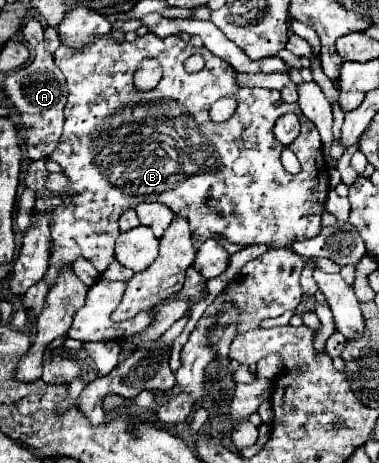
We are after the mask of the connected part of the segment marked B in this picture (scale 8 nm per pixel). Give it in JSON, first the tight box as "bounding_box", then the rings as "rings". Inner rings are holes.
{"bounding_box":[36,34,328,284],"rings":[[[146,34],[124,44],[116,44],[110,36],[100,36],[86,42],[82,50],[72,50],[62,42],[54,52],[54,62],[66,76],[68,104],[62,138],[48,158],[64,168],[64,174],[70,178],[70,188],[64,196],[56,196],[50,190],[36,196],[36,208],[48,210],[52,220],[52,256],[44,276],[48,284],[54,284],[60,266],[72,264],[78,256],[88,258],[96,270],[104,272],[110,266],[108,262],[114,262],[112,242],[94,242],[94,234],[118,230],[120,212],[136,208],[140,202],[162,202],[176,214],[188,218],[196,248],[204,240],[216,238],[216,234],[224,234],[234,244],[266,244],[270,248],[290,246],[294,240],[308,240],[320,234],[328,194],[328,166],[324,162],[320,134],[298,104],[280,100],[278,90],[242,88],[236,80],[236,70],[222,70],[218,56],[206,48],[192,48],[192,44],[182,42],[178,36],[158,38]],[[192,54],[202,54],[206,60],[206,66],[196,74],[184,70],[184,60]],[[150,56],[160,62],[162,78],[156,90],[142,92],[134,86],[136,70],[130,70],[128,64],[142,64],[142,60]],[[226,96],[236,98],[236,112],[222,124],[212,122],[208,114],[210,106]],[[286,112],[294,112],[302,124],[300,136],[290,146],[280,144],[272,132],[276,120]],[[186,124],[196,124],[196,136],[186,136]],[[284,148],[290,148],[300,158],[302,170],[298,174],[290,174],[282,168],[280,152]]]}

